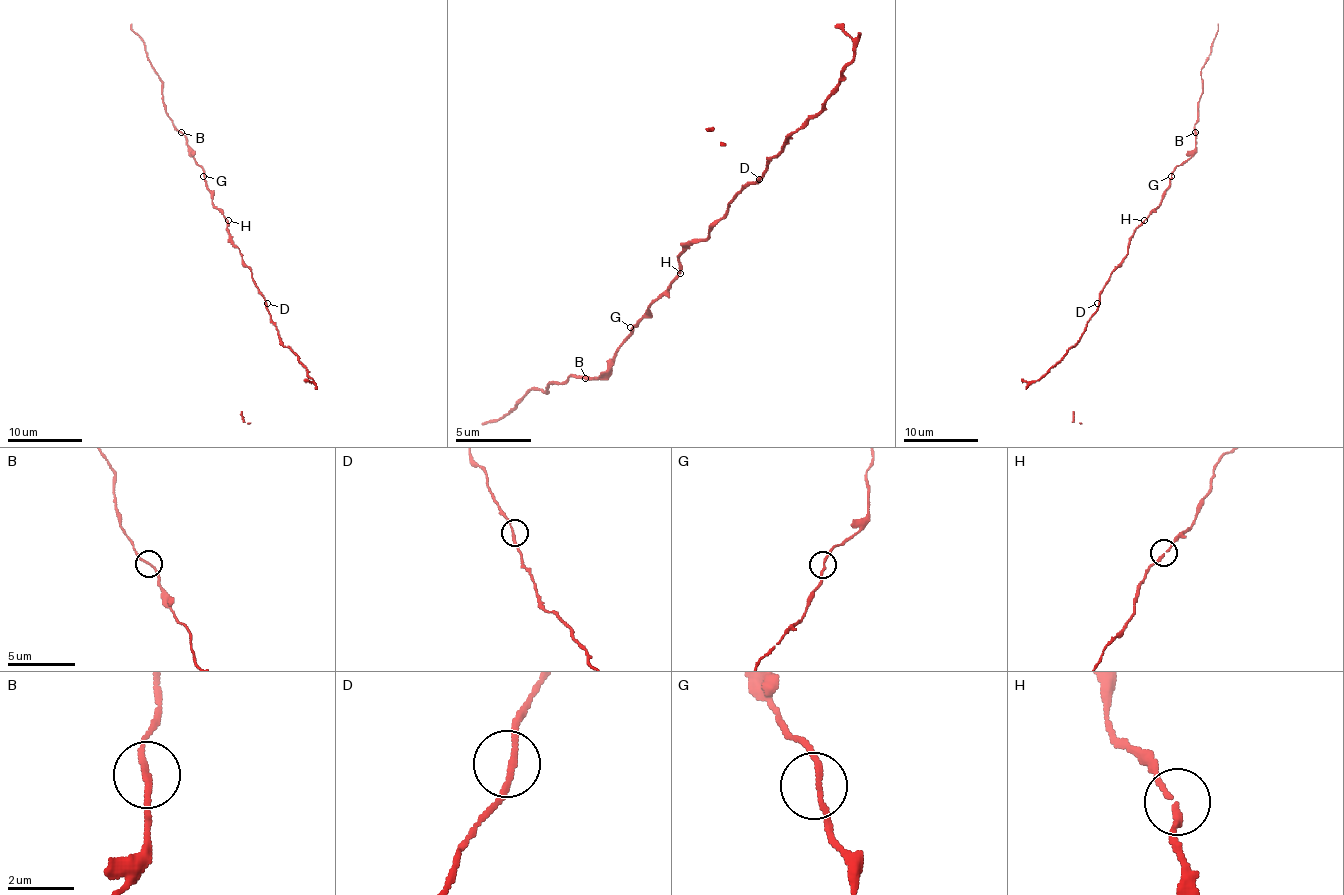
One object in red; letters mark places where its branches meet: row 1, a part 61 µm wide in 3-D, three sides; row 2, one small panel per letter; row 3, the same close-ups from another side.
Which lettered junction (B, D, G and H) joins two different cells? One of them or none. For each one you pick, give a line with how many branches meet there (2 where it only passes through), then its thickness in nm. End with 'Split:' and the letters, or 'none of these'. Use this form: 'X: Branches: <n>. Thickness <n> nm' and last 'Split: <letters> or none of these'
Split: none of these

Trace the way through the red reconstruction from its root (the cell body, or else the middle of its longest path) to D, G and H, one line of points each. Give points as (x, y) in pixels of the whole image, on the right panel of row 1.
D: (1131, 236), (1124, 262), (1111, 275), (1097, 303)
G: (1131, 236), (1159, 204), (1171, 176)
H: (1131, 236), (1144, 221)

